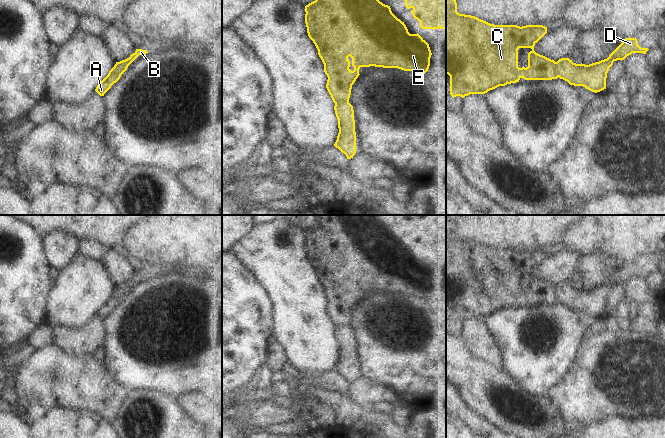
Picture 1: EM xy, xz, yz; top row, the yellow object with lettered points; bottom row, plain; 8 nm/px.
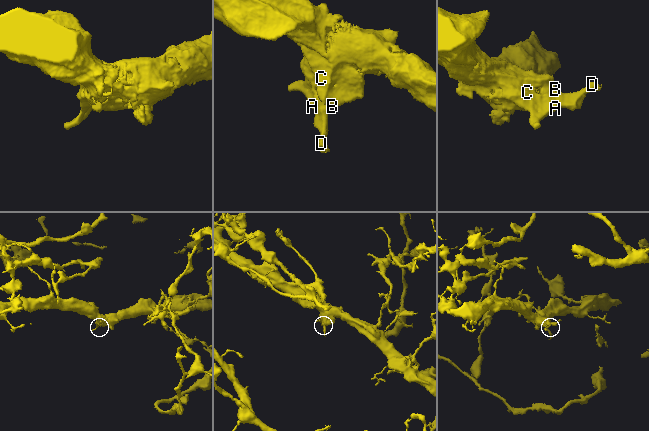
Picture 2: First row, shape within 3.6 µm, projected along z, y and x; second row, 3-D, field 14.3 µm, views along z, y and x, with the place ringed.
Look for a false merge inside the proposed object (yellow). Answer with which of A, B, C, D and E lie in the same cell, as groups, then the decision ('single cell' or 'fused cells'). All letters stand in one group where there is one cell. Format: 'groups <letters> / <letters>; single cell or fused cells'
groups A B C E / D; fused cells

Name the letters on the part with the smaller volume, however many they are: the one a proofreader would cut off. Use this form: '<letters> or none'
D

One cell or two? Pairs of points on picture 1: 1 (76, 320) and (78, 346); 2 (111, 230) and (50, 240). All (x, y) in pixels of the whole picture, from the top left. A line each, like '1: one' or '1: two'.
1: two
2: two

